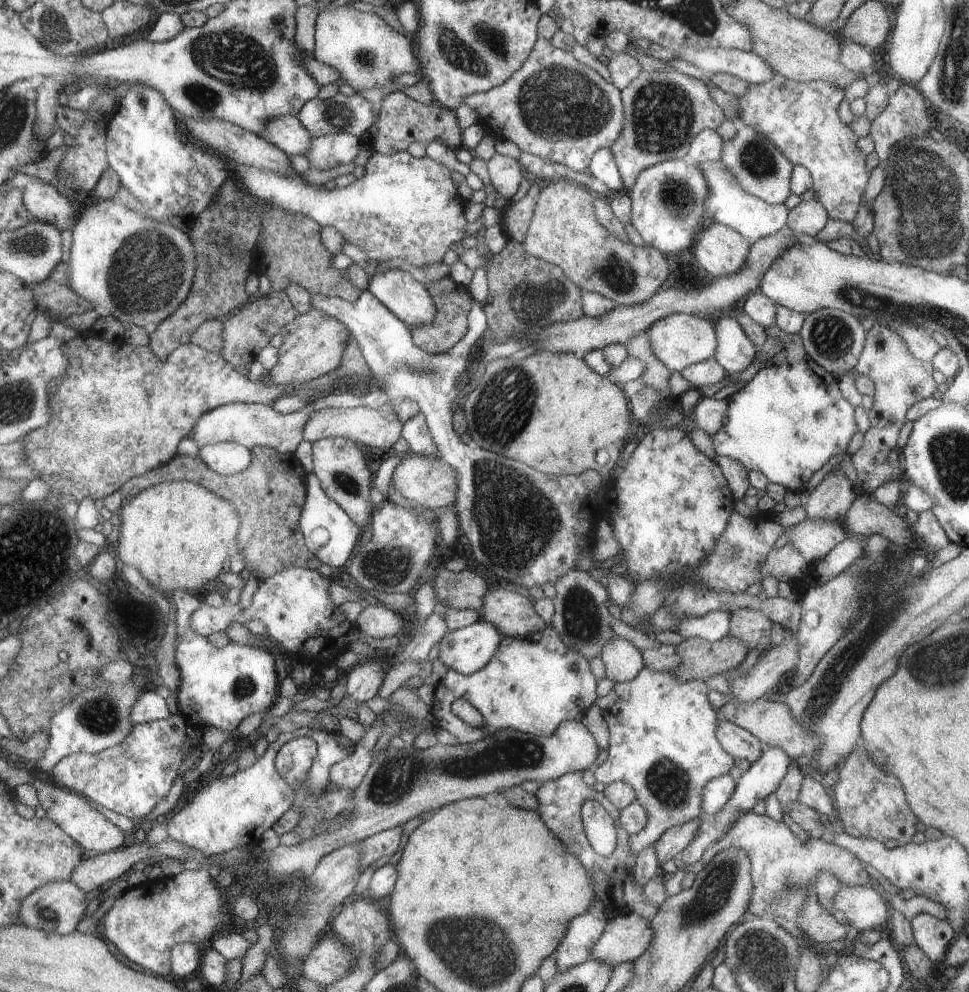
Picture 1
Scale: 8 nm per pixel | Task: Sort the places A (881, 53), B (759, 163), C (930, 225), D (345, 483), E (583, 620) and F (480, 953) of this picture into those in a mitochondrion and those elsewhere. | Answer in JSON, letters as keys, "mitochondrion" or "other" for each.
{"A":"other","B":"mitochondrion","C":"mitochondrion","D":"mitochondrion","E":"mitochondrion","F":"mitochondrion"}

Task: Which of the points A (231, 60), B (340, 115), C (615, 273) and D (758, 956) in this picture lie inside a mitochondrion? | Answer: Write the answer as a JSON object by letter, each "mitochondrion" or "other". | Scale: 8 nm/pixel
{"A":"mitochondrion","B":"mitochondrion","C":"mitochondrion","D":"mitochondrion"}

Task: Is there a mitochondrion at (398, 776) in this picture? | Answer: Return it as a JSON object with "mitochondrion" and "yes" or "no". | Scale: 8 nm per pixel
{"mitochondrion":"yes"}

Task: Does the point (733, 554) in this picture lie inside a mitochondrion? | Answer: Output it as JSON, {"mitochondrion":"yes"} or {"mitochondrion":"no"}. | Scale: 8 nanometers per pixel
{"mitochondrion":"yes"}

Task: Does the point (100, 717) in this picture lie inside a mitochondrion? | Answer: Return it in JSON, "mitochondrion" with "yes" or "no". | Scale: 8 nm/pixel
{"mitochondrion":"yes"}

